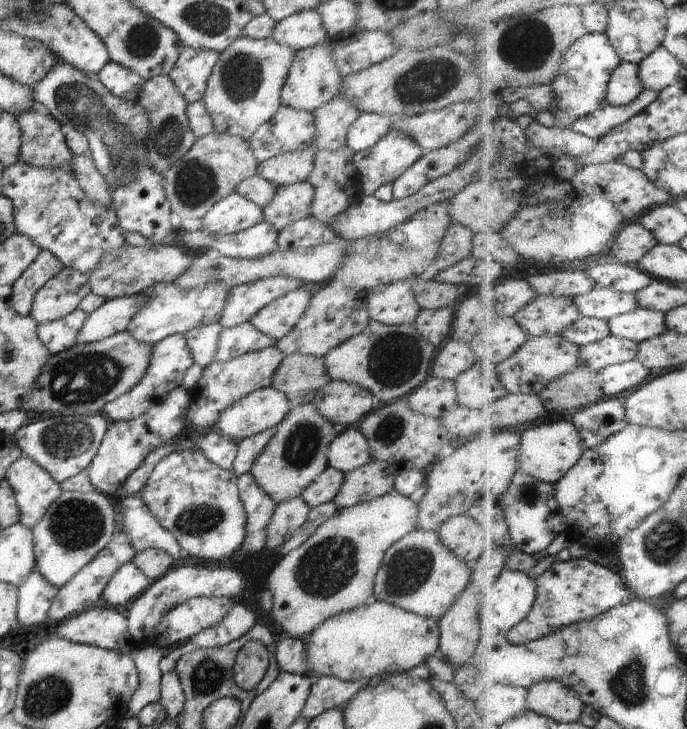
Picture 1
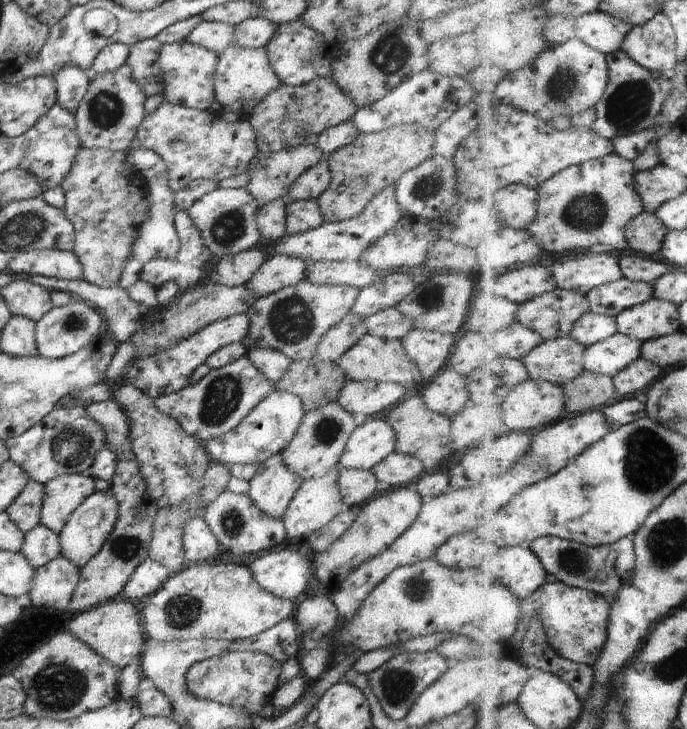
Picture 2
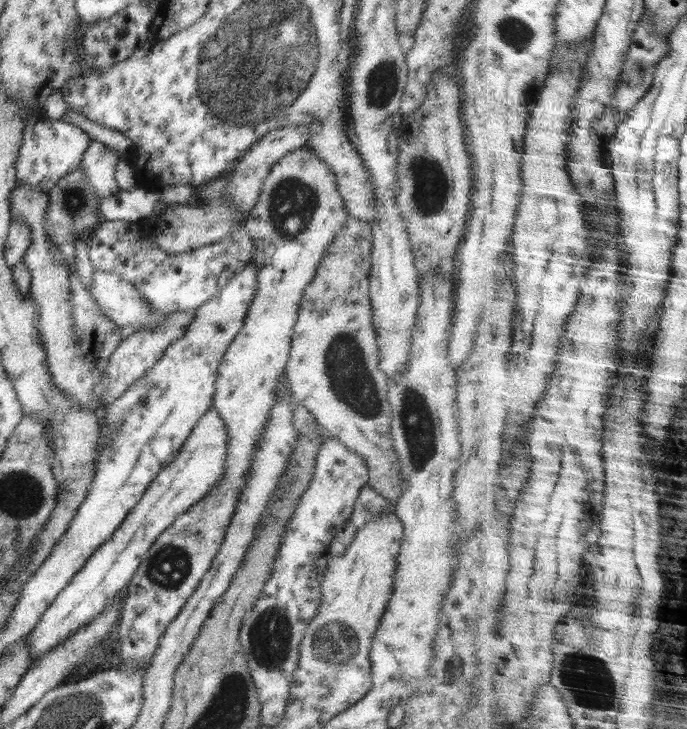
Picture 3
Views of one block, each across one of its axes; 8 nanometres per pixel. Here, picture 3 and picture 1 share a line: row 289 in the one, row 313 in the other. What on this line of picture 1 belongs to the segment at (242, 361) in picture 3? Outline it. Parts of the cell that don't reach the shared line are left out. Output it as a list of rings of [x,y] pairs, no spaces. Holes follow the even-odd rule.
[[[298,288],[273,300],[260,309],[251,320],[256,330],[279,341],[298,324],[312,300],[312,294],[304,288]]]

